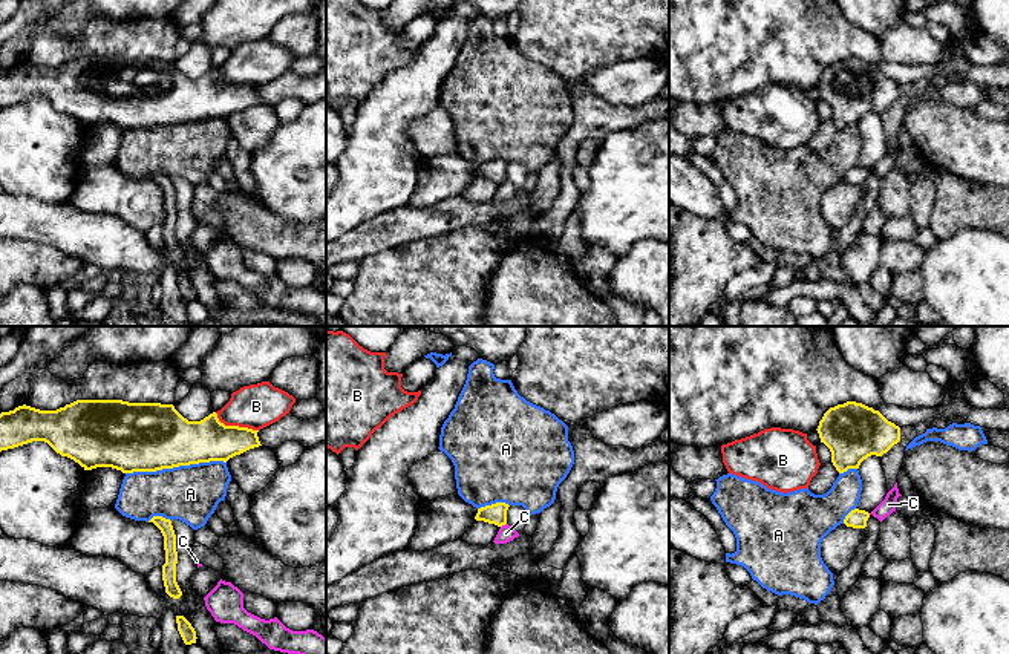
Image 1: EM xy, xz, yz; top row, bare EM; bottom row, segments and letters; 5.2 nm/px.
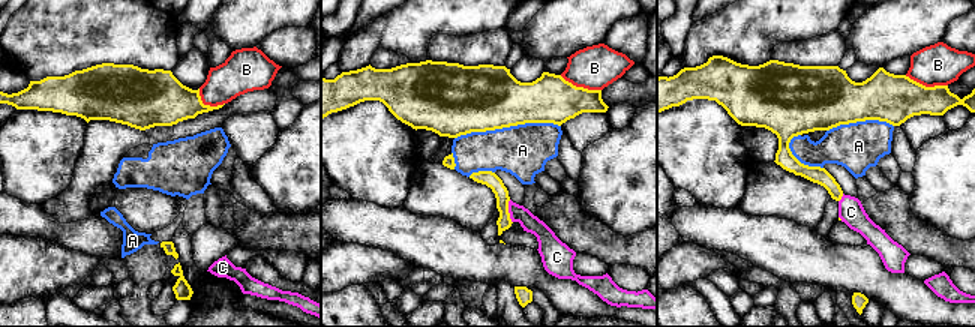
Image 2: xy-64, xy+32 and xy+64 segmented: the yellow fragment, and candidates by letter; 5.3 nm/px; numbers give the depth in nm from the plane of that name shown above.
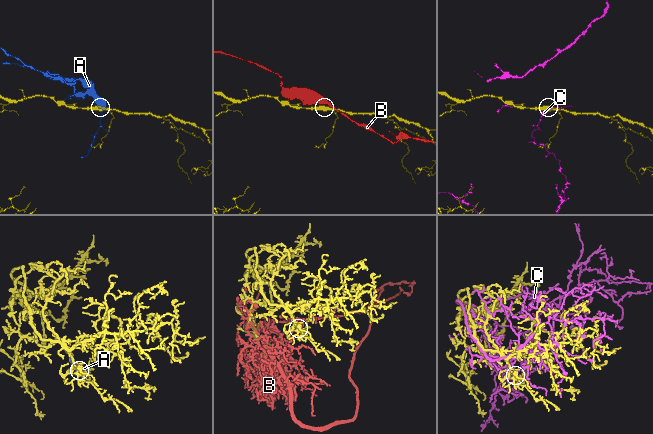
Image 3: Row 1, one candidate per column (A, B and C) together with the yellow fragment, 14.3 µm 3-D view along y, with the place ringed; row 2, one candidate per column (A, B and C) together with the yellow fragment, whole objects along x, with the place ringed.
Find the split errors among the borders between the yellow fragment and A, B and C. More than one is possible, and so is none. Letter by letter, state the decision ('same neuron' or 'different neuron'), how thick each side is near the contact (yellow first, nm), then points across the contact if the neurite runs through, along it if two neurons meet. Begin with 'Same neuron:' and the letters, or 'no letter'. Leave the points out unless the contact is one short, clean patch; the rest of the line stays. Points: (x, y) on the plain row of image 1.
Same neuron: no letter
A: different neuron | 360/300 nm
B: different neuron | 220/240 nm
C: different neuron | 110/90 nm

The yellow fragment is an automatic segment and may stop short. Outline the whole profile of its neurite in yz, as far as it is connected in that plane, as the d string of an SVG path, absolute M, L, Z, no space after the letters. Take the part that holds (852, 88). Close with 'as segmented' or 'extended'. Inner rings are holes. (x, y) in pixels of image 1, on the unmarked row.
M856 58L830 64L816 87L821 100L830 106L839 130L859 126L864 116L882 113L900 98L899 83L879 67Z | as segmented

